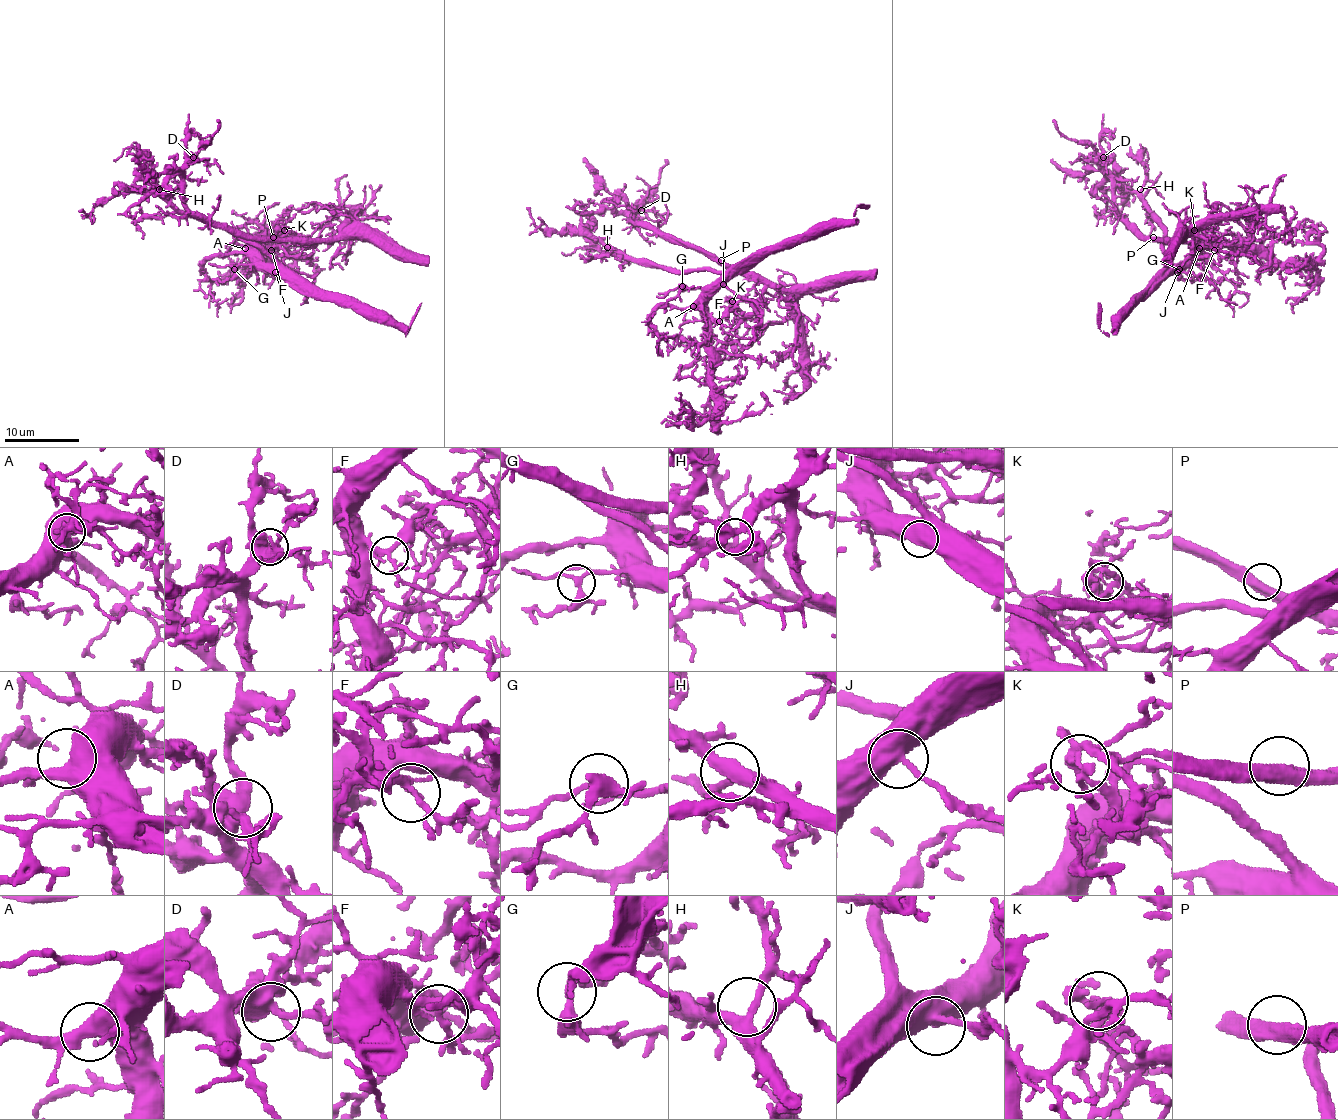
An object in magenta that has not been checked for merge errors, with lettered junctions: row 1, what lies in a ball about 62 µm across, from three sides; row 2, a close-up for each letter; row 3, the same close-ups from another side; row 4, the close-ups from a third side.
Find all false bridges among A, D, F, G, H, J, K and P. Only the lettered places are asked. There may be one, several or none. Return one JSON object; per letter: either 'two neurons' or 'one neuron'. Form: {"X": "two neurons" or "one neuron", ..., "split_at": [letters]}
{"A": "one neuron", "D": "one neuron", "F": "one neuron", "G": "one neuron", "H": "one neuron", "J": "one neuron", "K": "two neurons", "P": "one neuron", "split_at": ["K"]}

